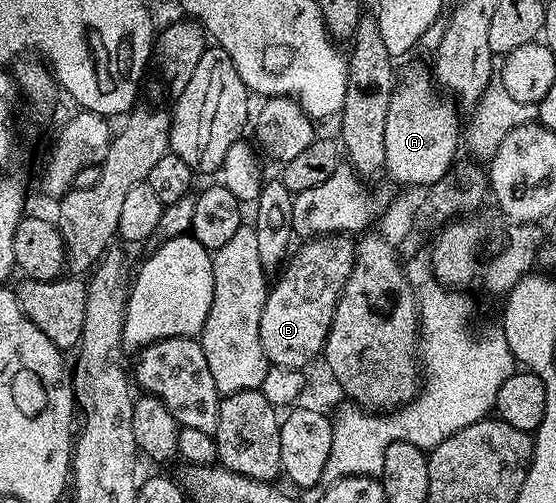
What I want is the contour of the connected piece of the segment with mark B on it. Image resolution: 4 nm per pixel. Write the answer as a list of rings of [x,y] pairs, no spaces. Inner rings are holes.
[[[330,234],[305,241],[304,247],[297,254],[295,251],[287,259],[286,265],[279,275],[281,278],[277,282],[271,283],[268,299],[262,308],[260,335],[262,336],[262,348],[272,366],[304,368],[307,367],[307,362],[312,362],[315,358],[317,361],[321,357],[324,342],[327,340],[332,327],[332,317],[336,311],[336,305],[344,292],[346,280],[356,263],[357,243],[351,242],[348,238],[351,237],[344,234]]]

